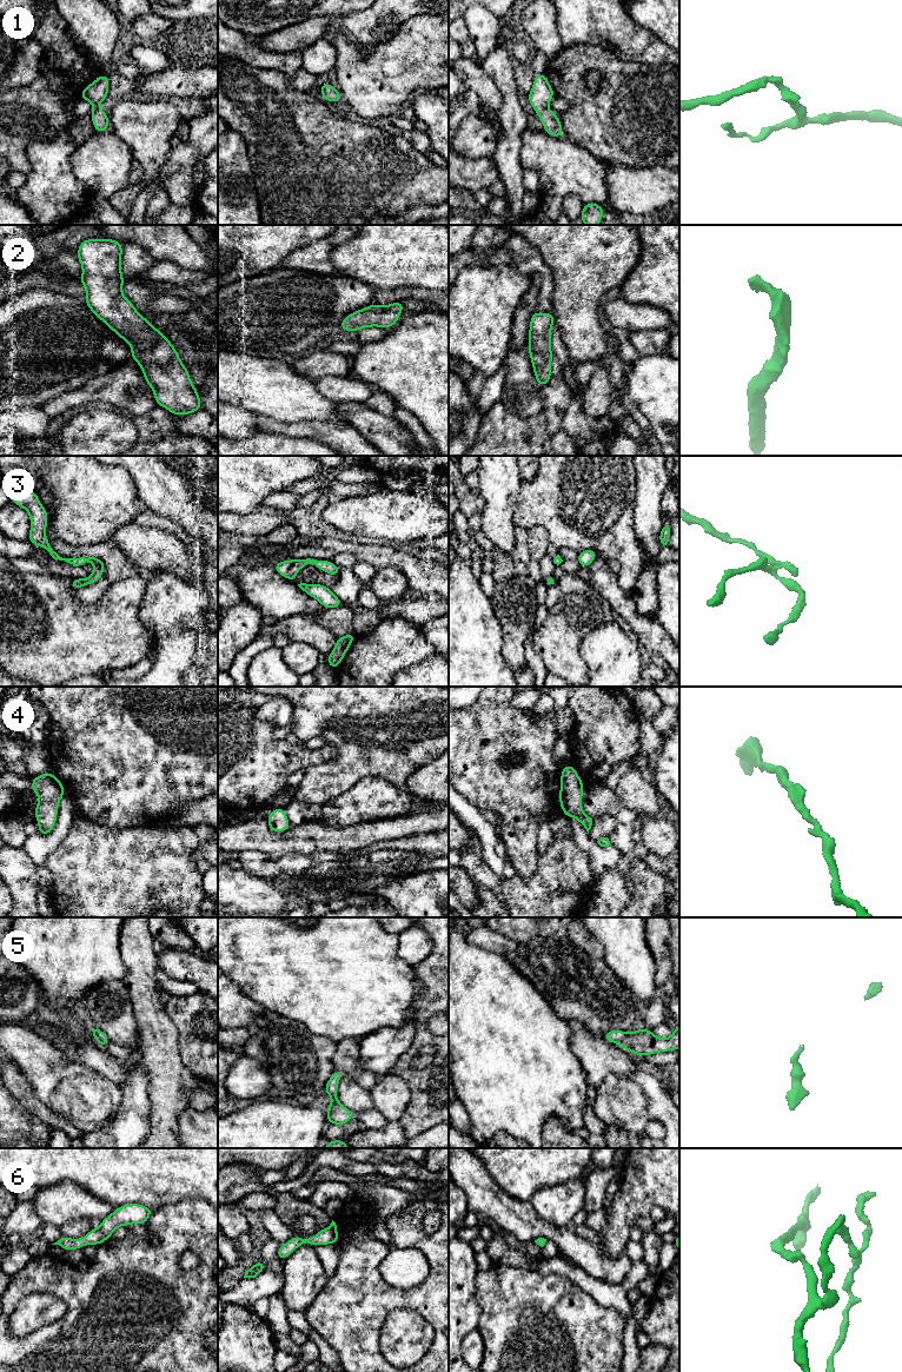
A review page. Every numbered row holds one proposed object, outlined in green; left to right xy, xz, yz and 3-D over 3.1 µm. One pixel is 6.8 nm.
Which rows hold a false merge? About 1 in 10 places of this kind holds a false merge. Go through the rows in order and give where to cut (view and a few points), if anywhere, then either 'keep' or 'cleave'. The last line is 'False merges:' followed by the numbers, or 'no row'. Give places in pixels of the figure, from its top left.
1: no cut; keep
2: no cut; keep
3: no cut; keep
4: no cut; keep
5: no cut; keep
6: no cut; keep
False merges: no row

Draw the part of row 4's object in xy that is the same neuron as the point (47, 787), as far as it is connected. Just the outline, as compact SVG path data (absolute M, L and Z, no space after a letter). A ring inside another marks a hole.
M52 771L41 774L31 782L31 789L39 796L39 803L34 808L39 823L38 834L48 835L55 826L59 801L65 796L65 788Z

